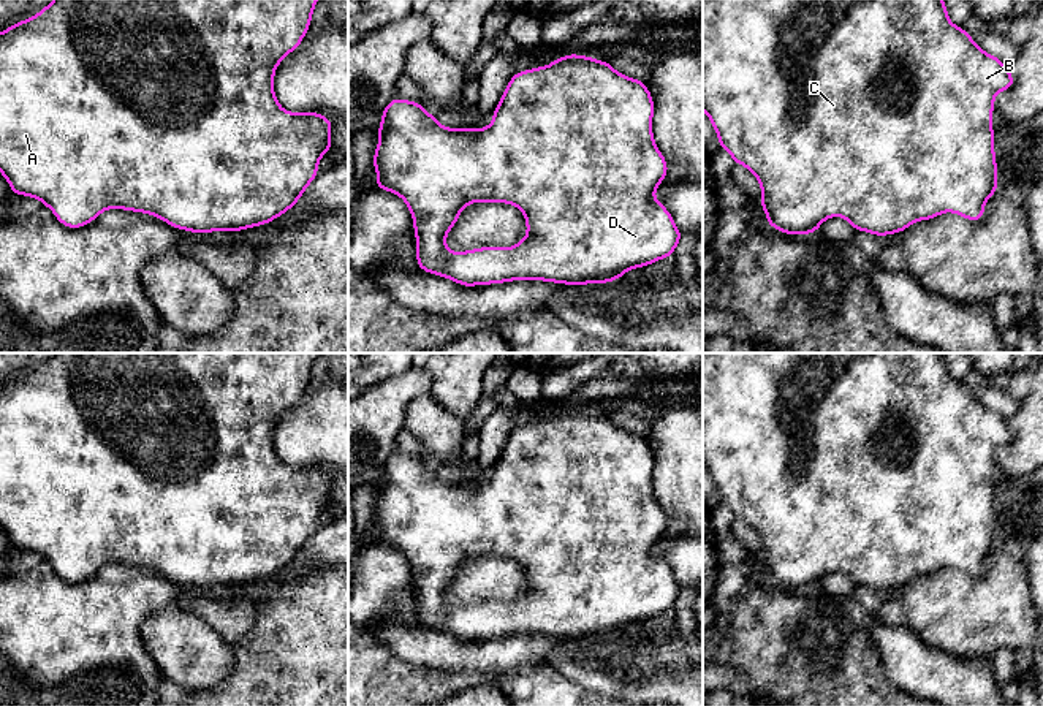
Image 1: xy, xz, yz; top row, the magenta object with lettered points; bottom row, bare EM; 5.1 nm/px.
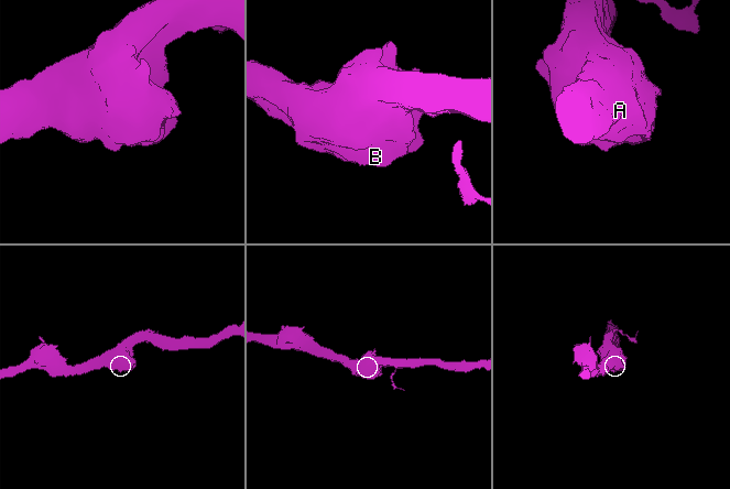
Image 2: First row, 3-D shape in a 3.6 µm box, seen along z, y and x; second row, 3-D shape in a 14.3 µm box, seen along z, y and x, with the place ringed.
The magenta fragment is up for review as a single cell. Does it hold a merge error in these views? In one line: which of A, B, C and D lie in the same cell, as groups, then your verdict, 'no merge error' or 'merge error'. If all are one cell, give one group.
groups A B C D; no merge error

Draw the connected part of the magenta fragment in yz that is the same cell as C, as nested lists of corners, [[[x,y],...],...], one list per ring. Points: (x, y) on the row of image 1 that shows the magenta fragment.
[[[703,0],[703,111],[722,149],[760,182],[766,223],[785,234],[812,234],[831,217],[844,217],[855,231],[874,236],[902,233],[913,222],[954,212],[980,222],[986,201],[997,192],[992,111],[996,95],[1015,84],[1007,65],[984,52],[948,17],[943,0]]]

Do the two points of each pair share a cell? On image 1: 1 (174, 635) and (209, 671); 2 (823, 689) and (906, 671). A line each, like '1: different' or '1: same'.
1: same
2: different

